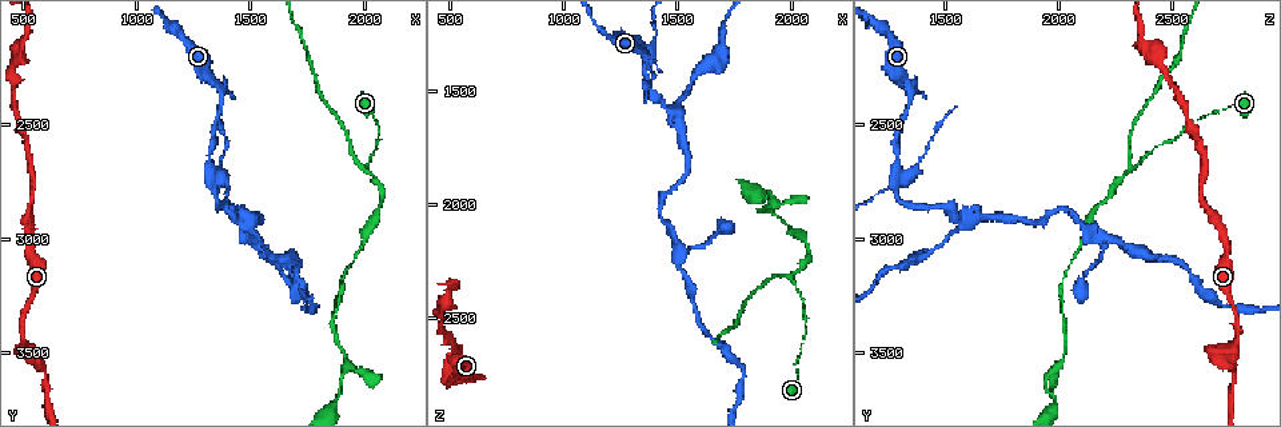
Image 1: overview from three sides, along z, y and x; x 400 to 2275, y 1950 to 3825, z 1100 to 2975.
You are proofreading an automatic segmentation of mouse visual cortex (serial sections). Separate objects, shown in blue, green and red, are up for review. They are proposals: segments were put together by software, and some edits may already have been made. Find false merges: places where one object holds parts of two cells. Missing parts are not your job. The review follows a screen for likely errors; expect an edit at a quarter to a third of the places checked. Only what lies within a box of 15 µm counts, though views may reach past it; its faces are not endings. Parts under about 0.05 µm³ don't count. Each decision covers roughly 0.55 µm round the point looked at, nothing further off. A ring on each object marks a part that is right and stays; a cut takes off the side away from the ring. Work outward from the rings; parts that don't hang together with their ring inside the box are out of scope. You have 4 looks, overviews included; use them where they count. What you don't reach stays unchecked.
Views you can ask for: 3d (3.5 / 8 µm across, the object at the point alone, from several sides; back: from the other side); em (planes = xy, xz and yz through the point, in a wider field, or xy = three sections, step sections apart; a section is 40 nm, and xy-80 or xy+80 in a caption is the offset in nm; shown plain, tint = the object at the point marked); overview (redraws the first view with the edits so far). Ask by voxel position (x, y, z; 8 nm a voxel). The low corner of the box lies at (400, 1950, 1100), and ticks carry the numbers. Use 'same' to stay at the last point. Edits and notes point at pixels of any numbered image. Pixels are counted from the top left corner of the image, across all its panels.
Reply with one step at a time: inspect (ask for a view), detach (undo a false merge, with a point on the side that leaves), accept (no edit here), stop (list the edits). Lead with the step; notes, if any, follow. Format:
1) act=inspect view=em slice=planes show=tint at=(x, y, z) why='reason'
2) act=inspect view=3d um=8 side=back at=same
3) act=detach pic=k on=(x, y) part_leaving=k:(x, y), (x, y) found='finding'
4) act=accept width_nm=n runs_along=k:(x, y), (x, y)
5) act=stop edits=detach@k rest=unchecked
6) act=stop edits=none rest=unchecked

act=inspect view=3d um=8 at=(1340, 2700, 1300) why='abrupt turn'

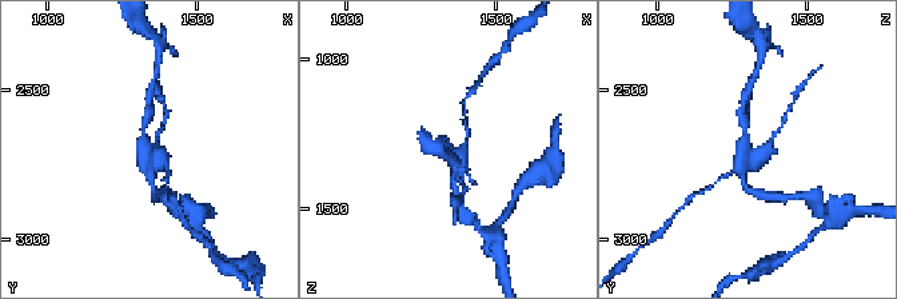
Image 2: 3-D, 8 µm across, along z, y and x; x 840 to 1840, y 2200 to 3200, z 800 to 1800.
act=inspect view=em slice=xy step=5 show=tint at=(1340, 2700, 1290)

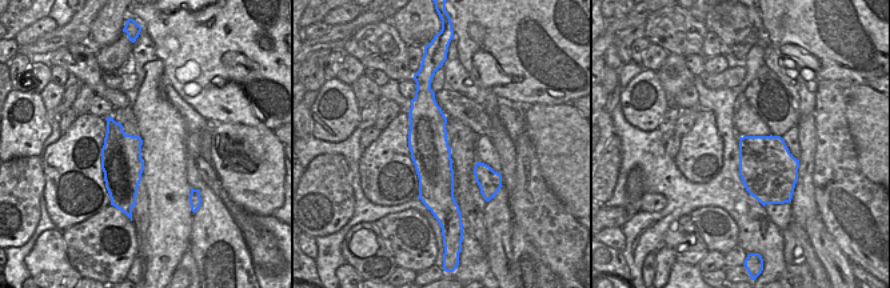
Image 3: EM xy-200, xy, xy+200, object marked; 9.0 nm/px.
act=detach pic=2 on=(465, 122) width_nm=360 part_leaving=2:(750, 154), (768, 148), (785, 118) found='two cells meet here'

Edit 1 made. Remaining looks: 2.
act=inspect view=3d um=3.5 side=back at=(2000, 2700, 2340) why='abrupt turn'

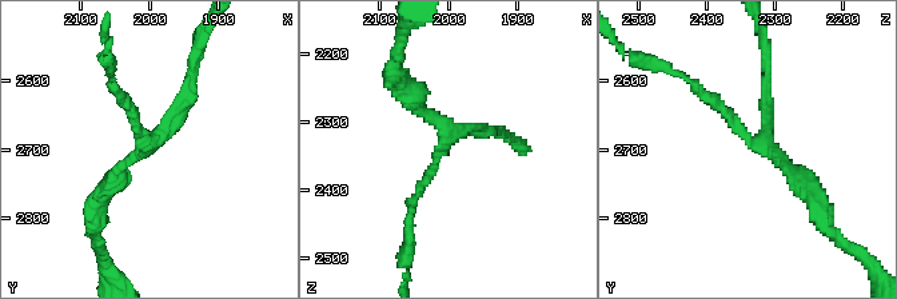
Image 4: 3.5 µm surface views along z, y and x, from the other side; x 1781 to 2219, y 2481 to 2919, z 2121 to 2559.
act=inspect view=em slice=xy step=1 show=tint at=(2000, 2690, 2330) why='need the tissue'

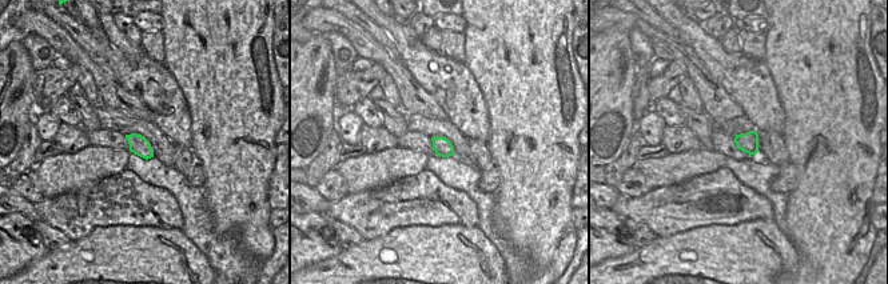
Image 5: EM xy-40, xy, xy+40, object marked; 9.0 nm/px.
act=accept arms=3 arm_widths_nm=150,150,200 runs_along=4:(697, 86), (810, 192) found='continuous, no second cell'

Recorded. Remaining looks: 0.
act=stop edits=detach@2 rest=unchecked

